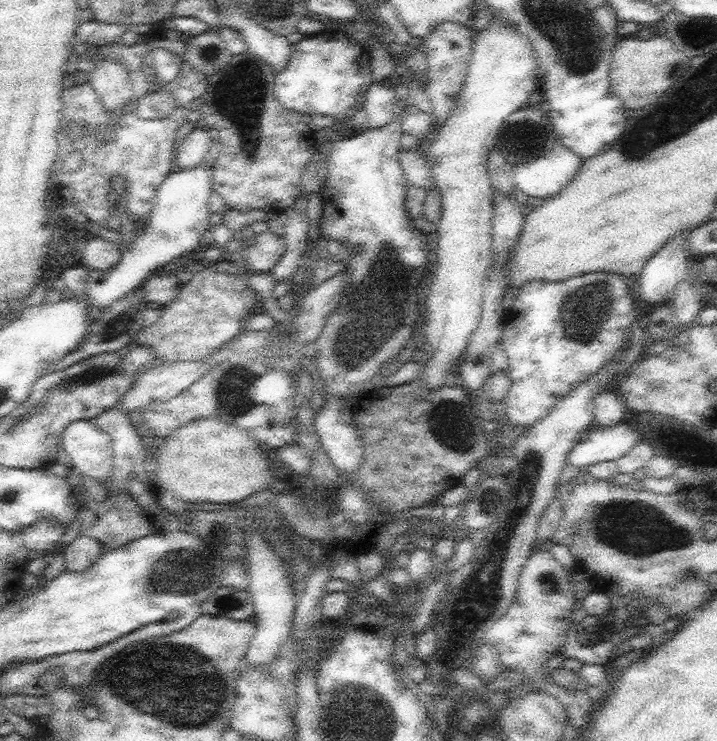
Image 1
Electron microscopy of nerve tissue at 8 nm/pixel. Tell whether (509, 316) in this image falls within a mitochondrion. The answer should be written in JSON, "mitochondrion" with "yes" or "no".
{"mitochondrion":"no"}

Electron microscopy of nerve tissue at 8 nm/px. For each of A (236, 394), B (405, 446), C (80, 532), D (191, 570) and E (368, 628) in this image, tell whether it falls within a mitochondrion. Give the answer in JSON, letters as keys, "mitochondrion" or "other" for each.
{"A":"mitochondrion","B":"other","C":"other","D":"mitochondrion","E":"other"}

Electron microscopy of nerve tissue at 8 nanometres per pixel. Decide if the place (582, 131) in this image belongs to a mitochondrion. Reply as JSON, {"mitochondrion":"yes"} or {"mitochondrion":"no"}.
{"mitochondrion":"no"}

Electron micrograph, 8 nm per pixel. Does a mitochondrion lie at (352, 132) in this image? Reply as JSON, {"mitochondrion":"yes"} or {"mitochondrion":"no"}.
{"mitochondrion":"no"}

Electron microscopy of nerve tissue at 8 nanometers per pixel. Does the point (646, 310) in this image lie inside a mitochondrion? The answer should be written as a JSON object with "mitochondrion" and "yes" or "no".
{"mitochondrion":"no"}

